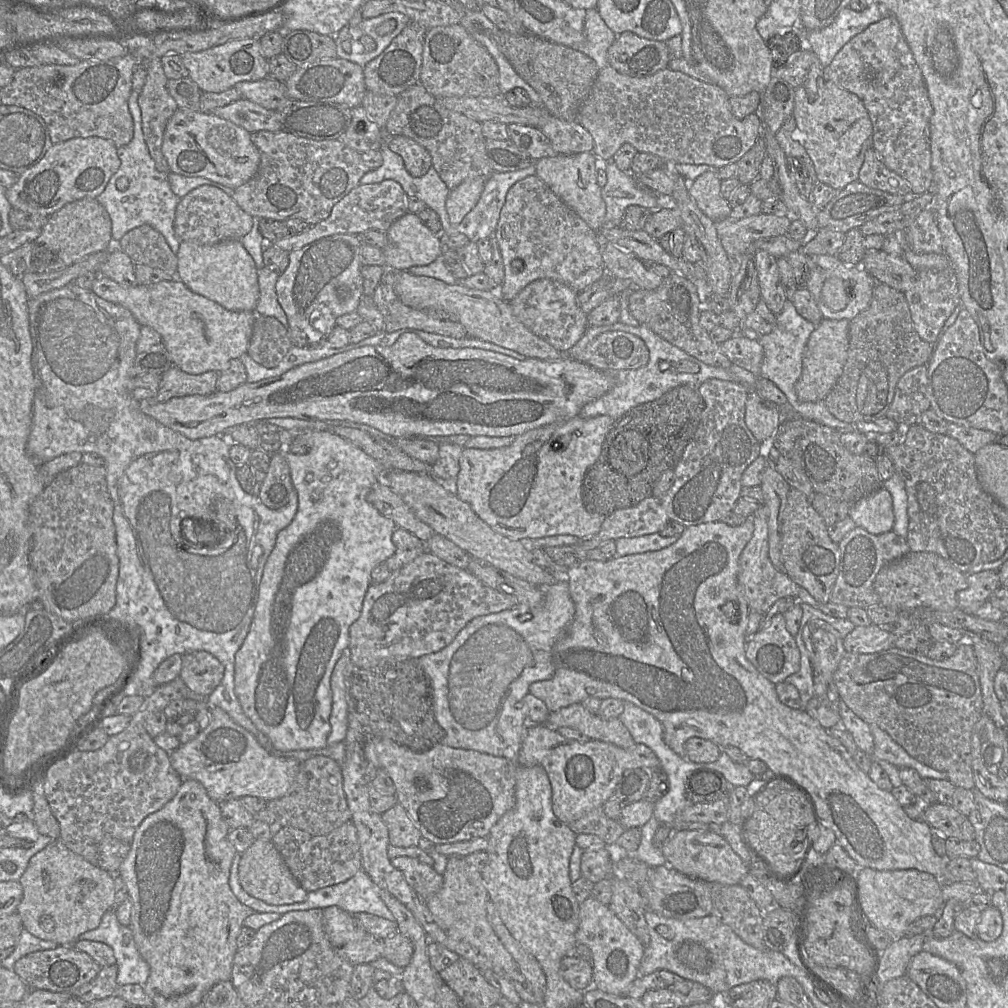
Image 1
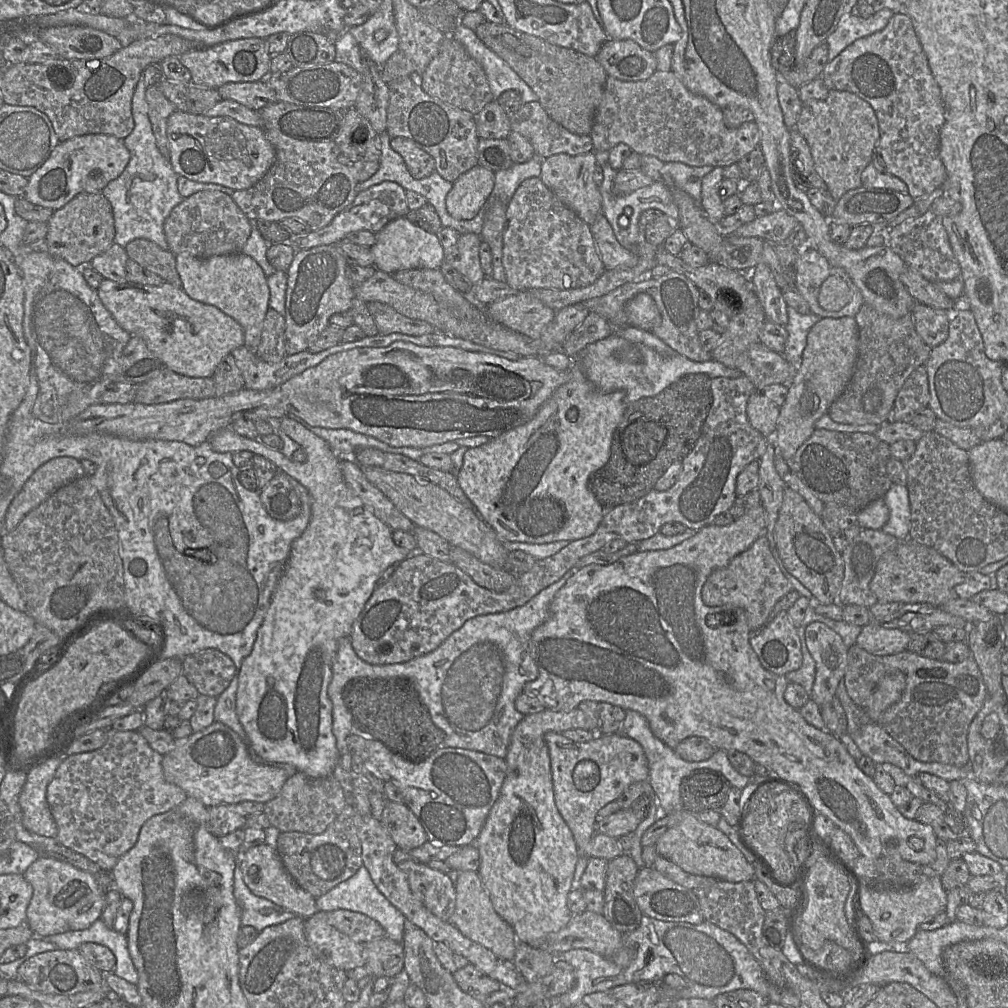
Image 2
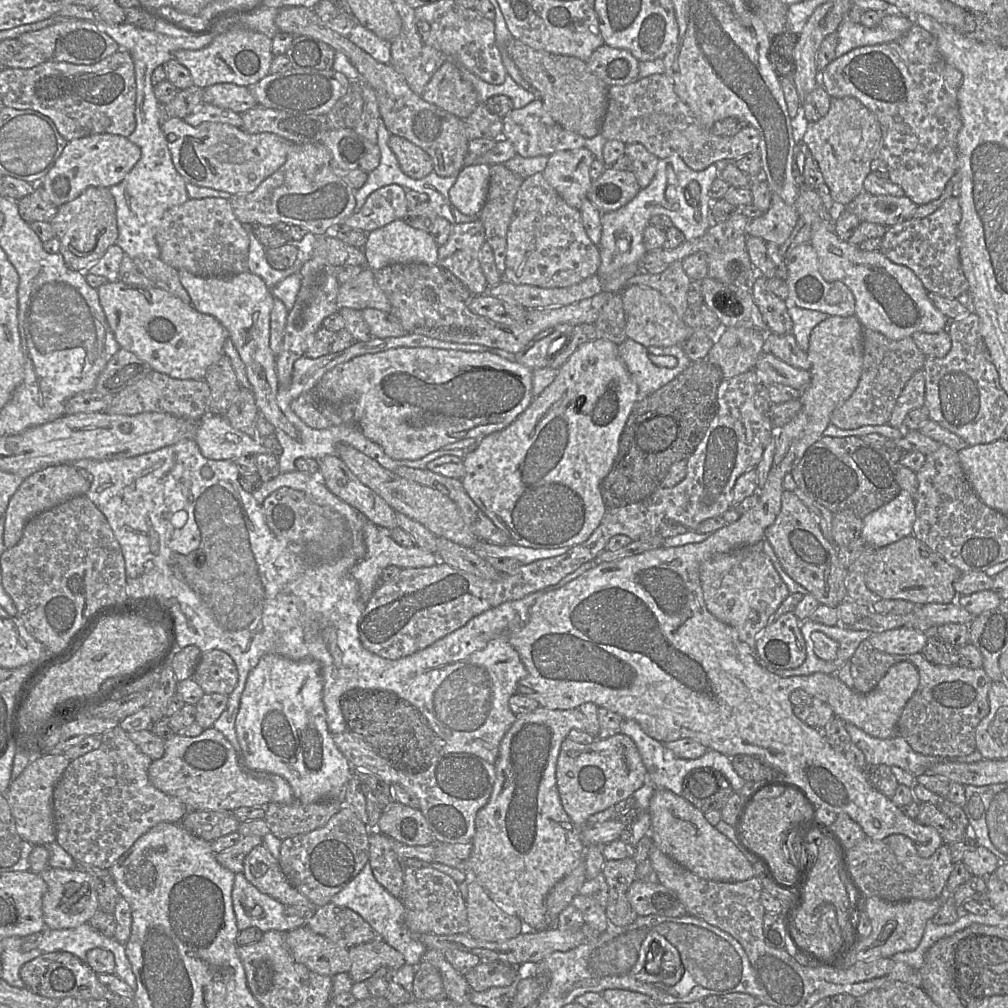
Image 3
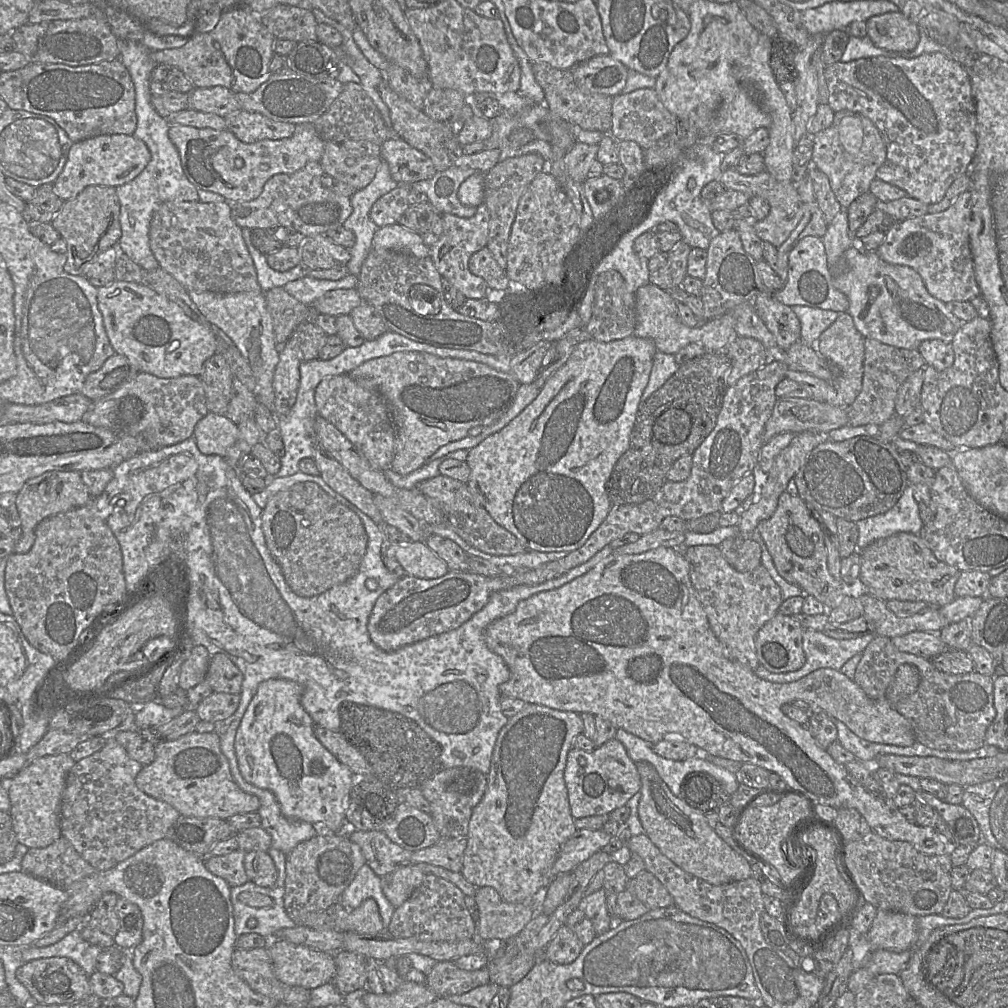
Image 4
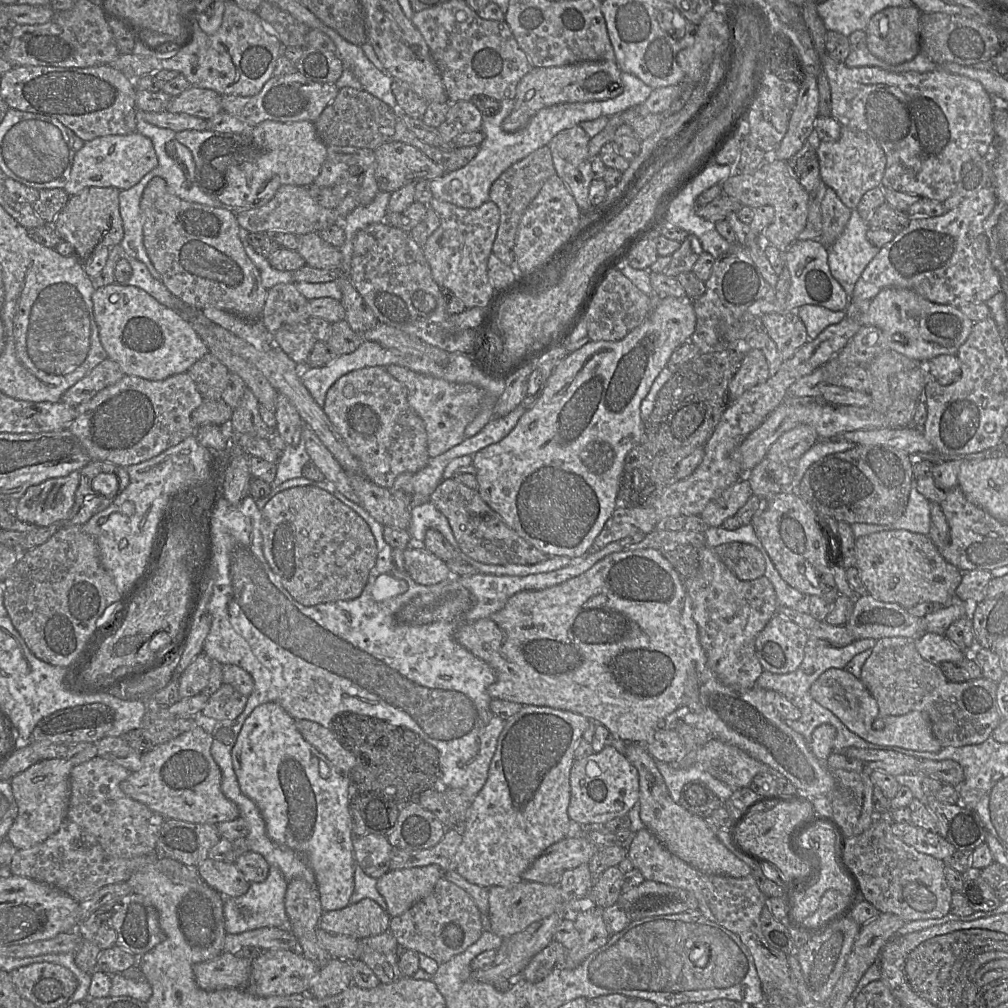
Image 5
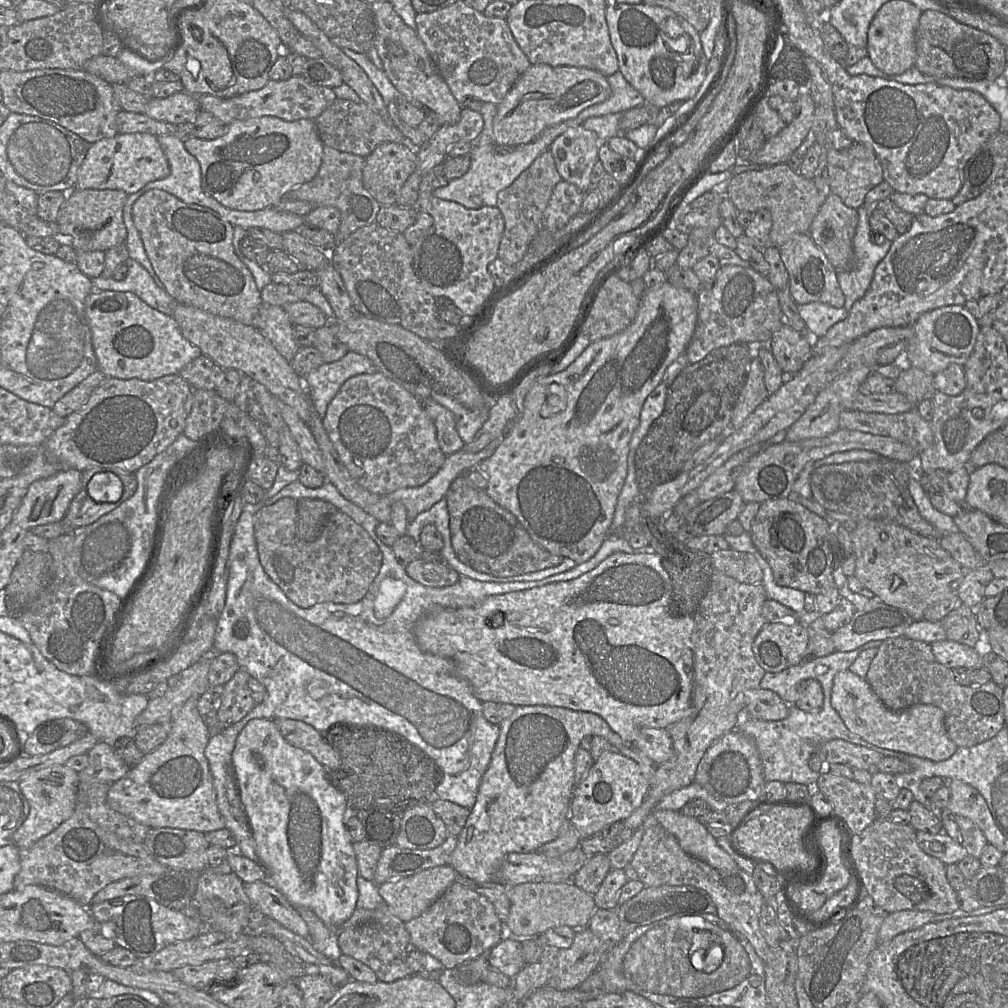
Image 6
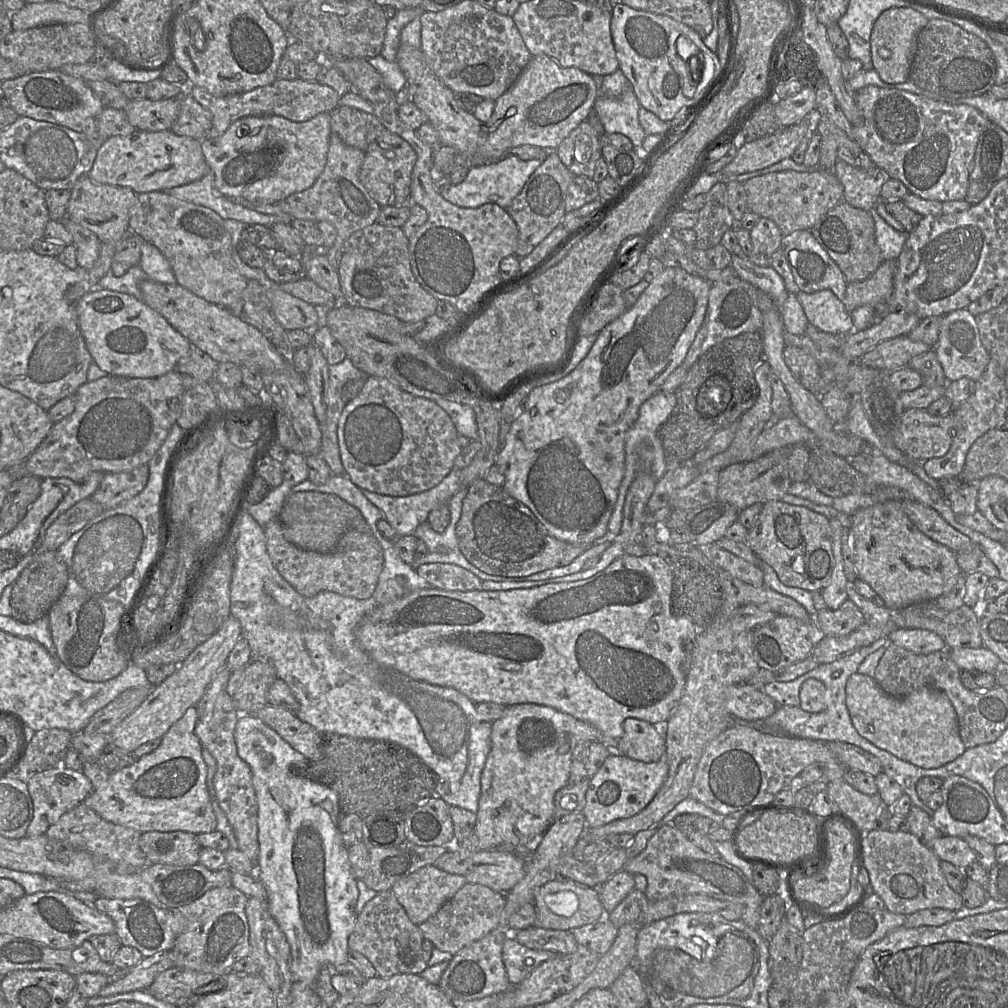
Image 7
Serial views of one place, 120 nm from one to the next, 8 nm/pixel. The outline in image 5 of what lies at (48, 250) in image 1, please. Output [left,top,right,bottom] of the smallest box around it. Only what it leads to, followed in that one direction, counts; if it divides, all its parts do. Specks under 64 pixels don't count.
[52,187,124,263]

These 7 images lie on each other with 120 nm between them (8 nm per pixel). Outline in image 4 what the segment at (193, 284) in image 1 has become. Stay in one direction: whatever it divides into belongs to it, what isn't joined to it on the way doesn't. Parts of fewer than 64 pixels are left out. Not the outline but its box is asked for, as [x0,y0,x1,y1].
[188,291,279,410]

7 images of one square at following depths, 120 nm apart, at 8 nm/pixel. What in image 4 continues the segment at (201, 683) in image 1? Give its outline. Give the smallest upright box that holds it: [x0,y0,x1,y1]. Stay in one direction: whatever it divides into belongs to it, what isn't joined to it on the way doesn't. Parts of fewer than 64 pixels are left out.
[204,653,243,694]

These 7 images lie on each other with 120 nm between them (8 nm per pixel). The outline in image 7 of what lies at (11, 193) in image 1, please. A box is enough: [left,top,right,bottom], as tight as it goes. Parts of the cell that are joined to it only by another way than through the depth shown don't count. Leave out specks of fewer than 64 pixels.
[87,130,210,194]

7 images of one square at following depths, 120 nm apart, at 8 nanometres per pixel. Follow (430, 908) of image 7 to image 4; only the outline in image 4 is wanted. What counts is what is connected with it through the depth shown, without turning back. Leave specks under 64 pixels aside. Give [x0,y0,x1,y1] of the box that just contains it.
[382,864,425,908]

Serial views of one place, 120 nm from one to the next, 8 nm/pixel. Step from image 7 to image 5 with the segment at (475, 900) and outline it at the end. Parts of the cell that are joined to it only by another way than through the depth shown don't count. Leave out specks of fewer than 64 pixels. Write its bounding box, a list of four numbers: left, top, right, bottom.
[388,878,483,964]

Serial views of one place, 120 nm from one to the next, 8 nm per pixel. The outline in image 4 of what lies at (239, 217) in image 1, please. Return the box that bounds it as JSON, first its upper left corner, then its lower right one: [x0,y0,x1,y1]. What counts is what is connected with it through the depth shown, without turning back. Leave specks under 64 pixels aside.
[149,201,262,293]

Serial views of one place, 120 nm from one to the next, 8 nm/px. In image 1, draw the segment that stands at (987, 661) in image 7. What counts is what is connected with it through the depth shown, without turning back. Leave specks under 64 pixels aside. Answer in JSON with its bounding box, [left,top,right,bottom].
[843,623,894,654]

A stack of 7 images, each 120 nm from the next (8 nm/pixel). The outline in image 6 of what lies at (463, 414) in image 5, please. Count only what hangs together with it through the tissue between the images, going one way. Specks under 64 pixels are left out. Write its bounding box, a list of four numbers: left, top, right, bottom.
[423,397,465,456]

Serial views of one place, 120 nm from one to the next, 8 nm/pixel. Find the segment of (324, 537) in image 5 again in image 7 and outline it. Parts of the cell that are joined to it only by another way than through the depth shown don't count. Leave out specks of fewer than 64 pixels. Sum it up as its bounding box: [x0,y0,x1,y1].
[263,517,384,600]

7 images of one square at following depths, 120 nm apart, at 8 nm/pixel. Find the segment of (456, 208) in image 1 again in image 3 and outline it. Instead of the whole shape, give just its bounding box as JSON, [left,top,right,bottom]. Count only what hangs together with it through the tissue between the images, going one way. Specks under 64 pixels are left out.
[449,166,490,215]

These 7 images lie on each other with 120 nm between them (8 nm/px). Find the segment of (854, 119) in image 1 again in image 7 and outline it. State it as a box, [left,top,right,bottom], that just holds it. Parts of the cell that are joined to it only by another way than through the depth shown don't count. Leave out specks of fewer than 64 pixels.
[834,160,890,211]

